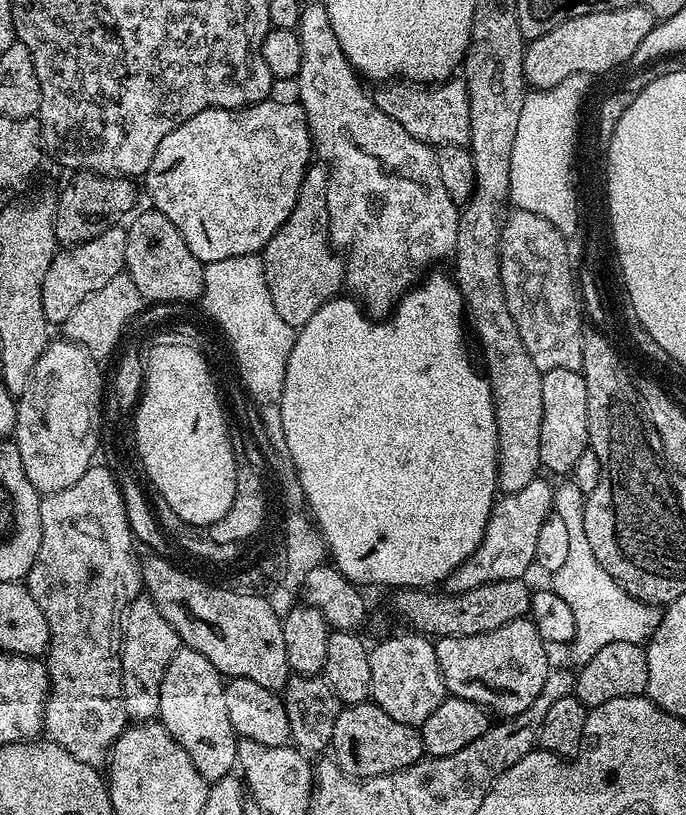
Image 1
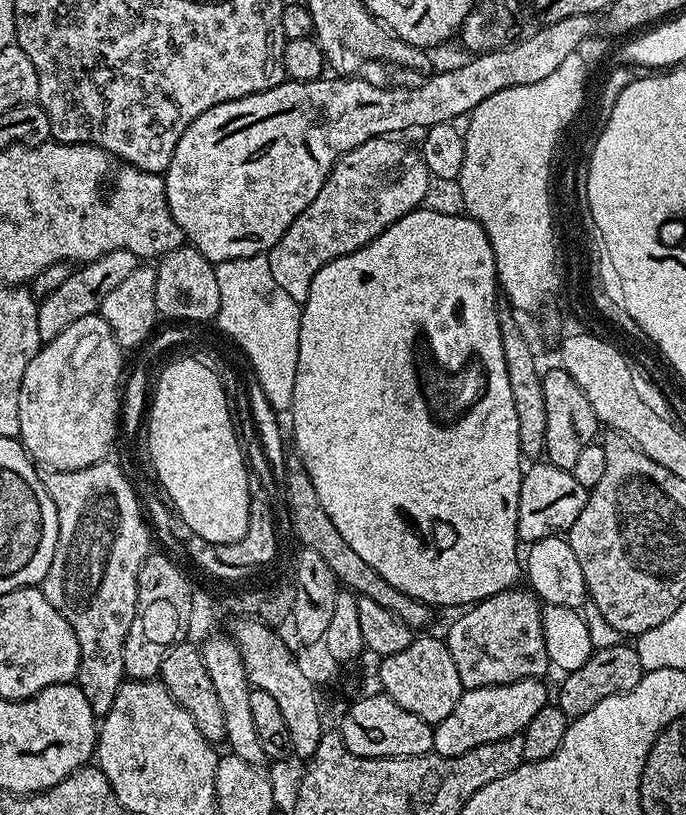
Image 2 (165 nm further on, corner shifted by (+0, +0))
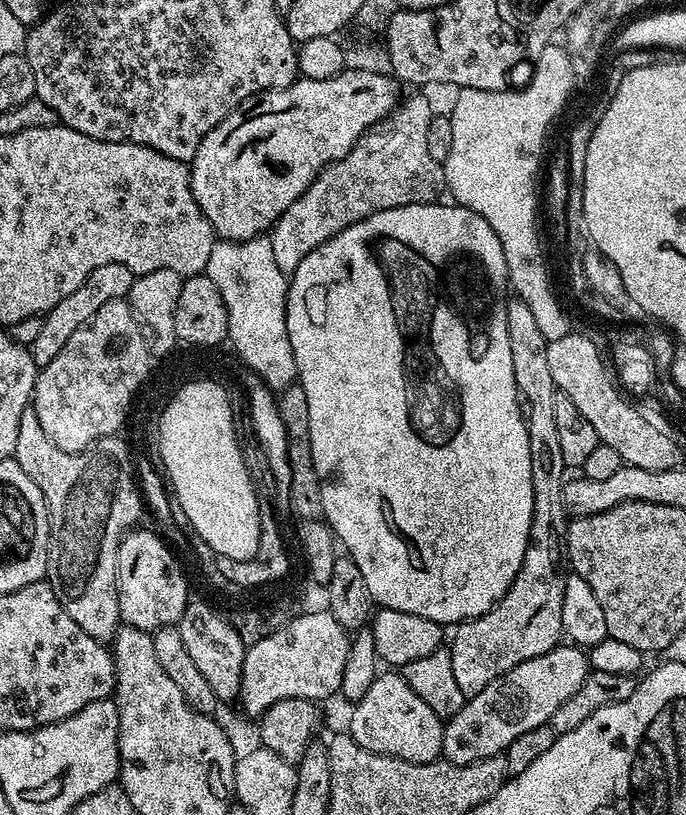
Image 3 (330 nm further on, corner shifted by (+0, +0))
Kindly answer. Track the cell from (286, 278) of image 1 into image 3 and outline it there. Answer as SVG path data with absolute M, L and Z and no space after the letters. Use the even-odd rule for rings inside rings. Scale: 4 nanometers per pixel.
M407 96L399 101L396 111L385 118L383 126L377 126L364 133L363 138L350 150L350 154L346 154L346 158L325 166L318 178L314 178L306 194L302 194L302 198L298 198L298 202L294 202L294 206L285 210L272 225L270 239L274 246L274 259L278 262L278 268L285 274L291 274L298 262L302 262L302 258L310 254L310 250L322 246L322 242L334 238L334 234L346 230L346 226L370 214L407 204L431 204L441 199L440 191L443 193L446 188L444 166L441 161L430 155L428 141L434 109L424 96Z

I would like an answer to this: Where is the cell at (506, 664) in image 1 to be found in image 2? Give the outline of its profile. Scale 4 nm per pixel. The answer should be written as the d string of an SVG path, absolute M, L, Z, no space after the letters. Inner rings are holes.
M524 586L519 587L502 588L498 594L478 601L461 611L464 613L449 626L446 643L450 658L454 658L454 666L458 666L458 678L462 678L465 689L547 677L550 663L543 638L542 604L537 600L535 592Z

